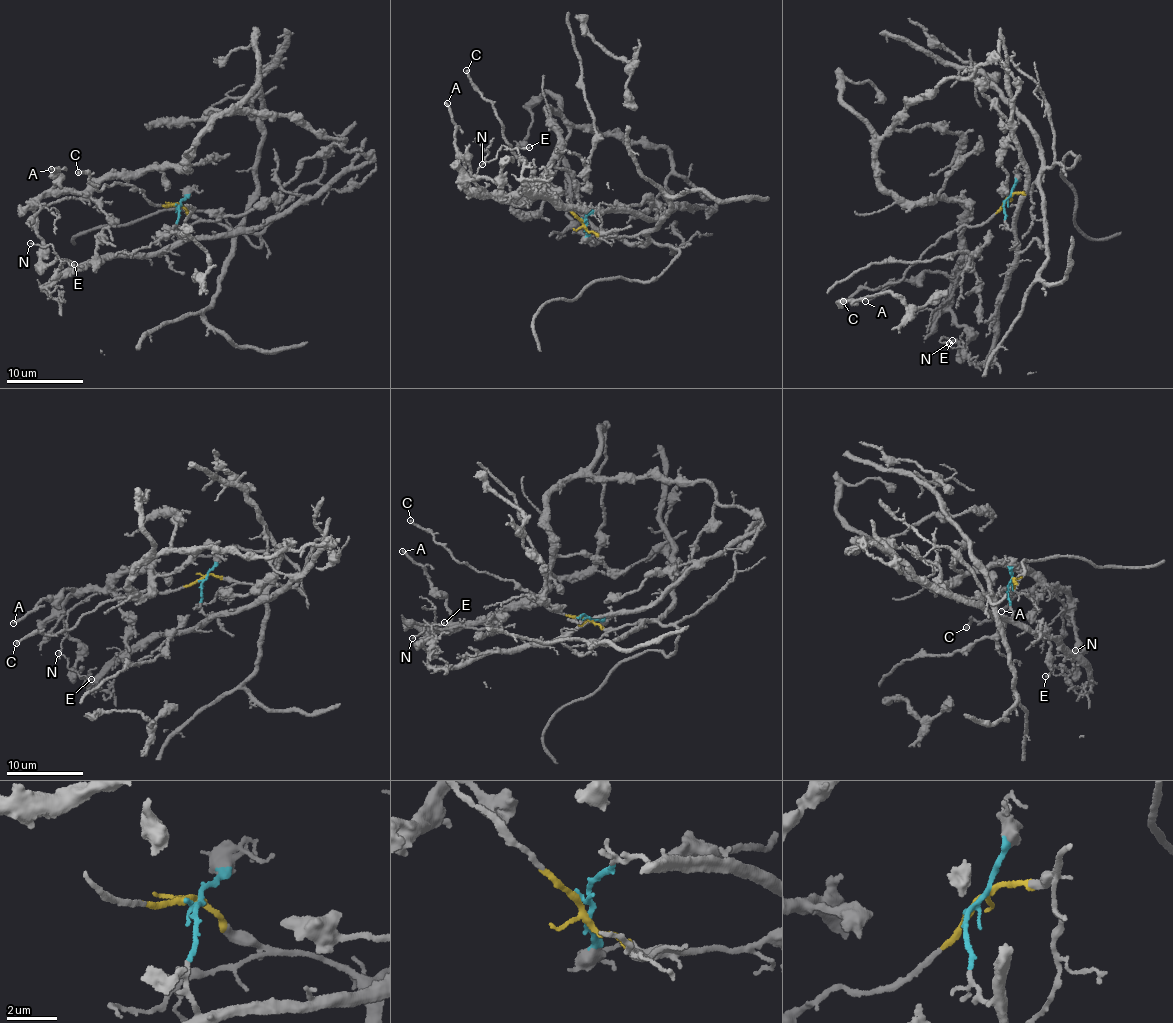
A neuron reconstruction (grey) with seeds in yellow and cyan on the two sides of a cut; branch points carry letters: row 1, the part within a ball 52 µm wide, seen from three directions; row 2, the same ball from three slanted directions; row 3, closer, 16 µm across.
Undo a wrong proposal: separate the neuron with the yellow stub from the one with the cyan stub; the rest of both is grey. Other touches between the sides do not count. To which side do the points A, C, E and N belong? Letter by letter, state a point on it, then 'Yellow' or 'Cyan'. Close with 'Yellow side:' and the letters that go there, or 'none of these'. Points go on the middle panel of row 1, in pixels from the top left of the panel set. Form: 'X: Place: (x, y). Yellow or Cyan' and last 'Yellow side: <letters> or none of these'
A: Place: (447, 103). Cyan
C: Place: (466, 70). Yellow
E: Place: (529, 147). Cyan
N: Place: (482, 164). Cyan
Yellow side: C

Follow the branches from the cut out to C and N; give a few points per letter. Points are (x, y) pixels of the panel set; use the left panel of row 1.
C: (178, 204), (152, 203), (143, 190), (118, 183), (99, 190), (84, 172), (78, 172)
N: (178, 205), (177, 241), (169, 248), (148, 256), (98, 255), (43, 288), (60, 261), (54, 246), (29, 244)

